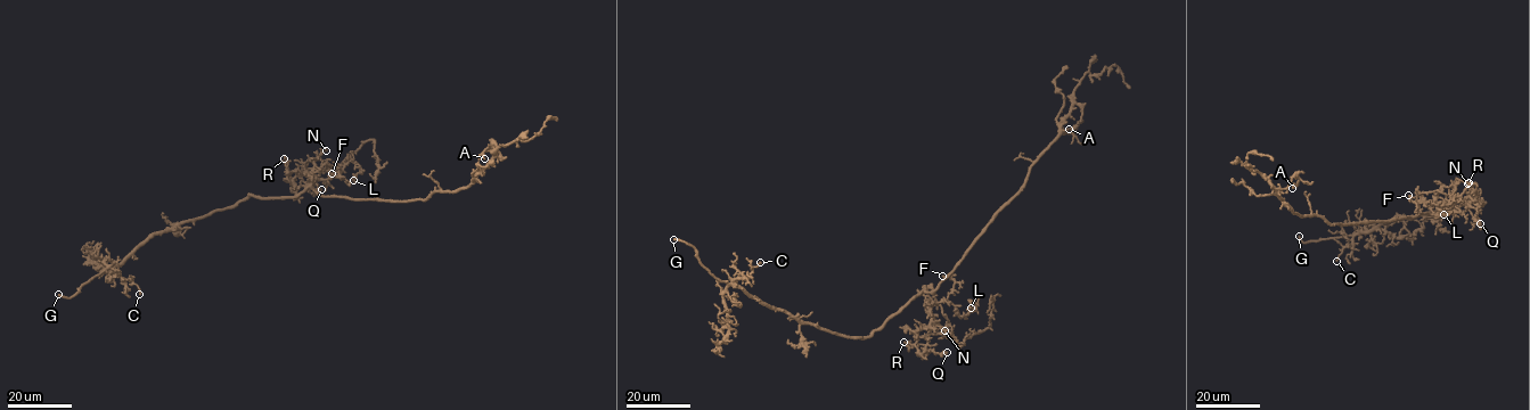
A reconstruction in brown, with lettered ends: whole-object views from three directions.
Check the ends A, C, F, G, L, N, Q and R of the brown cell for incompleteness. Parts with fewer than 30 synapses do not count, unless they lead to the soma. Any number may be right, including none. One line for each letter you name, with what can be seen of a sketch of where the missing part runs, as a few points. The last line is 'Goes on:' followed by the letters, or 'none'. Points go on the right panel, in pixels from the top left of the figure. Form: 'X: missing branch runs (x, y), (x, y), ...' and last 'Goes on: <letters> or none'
G: missing branch runs (1299, 236), (1306, 229), (1317, 229), (1320, 226)
Goes on: G

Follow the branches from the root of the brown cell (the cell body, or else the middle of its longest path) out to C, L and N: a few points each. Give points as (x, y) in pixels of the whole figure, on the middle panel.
C: (929, 292), (913, 297), (870, 336), (842, 336), (762, 304), (734, 281), (760, 262)
L: (929, 292), (925, 292), (935, 302), (948, 300), (960, 317), (978, 304), (971, 302), (971, 308)
N: (929, 292), (925, 292), (931, 300), (929, 314), (944, 330)

